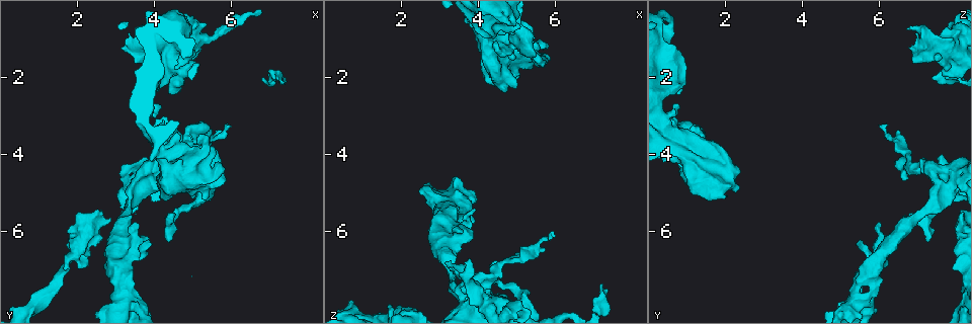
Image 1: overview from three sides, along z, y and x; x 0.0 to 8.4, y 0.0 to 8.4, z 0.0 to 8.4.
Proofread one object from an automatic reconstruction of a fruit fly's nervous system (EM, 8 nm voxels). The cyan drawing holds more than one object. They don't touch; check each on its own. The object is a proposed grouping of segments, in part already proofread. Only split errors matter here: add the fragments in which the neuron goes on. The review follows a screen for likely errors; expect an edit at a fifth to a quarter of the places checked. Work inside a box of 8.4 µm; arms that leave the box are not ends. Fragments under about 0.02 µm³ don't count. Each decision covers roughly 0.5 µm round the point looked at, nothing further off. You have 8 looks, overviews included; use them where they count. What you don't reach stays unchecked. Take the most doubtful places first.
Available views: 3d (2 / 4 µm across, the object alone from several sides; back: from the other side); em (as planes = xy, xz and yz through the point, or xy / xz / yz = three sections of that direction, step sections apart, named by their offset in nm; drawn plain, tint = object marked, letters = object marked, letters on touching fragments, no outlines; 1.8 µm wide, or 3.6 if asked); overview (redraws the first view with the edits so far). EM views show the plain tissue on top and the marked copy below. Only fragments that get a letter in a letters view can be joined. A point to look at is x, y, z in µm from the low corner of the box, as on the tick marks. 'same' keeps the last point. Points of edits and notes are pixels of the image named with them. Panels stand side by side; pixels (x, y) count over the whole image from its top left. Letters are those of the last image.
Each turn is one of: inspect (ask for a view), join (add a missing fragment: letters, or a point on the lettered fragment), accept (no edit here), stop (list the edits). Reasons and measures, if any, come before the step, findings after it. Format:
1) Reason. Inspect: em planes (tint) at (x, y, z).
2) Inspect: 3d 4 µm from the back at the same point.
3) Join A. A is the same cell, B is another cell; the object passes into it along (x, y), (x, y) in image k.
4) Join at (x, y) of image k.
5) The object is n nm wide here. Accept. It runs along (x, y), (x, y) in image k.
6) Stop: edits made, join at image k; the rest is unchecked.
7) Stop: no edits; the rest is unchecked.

Tapers out. Inspect: em planes (letters) at (5.95, 3.20, 6.15).

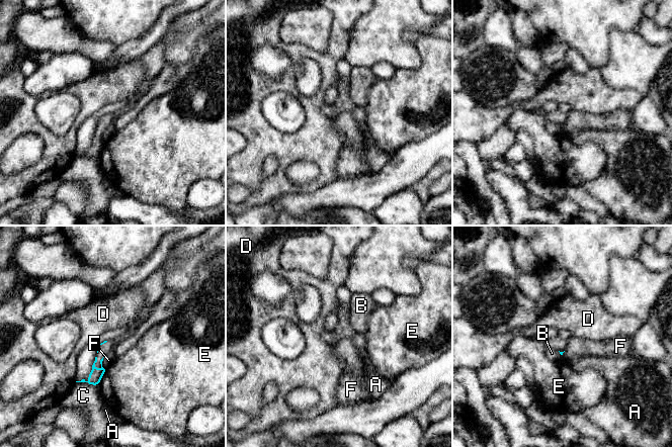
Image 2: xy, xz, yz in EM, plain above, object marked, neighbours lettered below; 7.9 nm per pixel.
Accept. A, B, C, D, E and F are other cells; none of them fits.

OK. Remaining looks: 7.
Branch stops here. Inspect: em xz step 4 (letters) at (3.80, 0.70, 6.70).

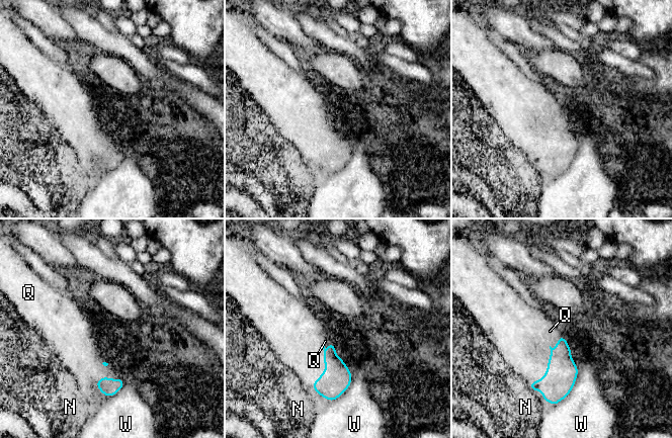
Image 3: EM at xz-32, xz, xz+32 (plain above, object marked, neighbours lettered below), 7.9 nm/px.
Inspect: em planes (letters) at the same point.

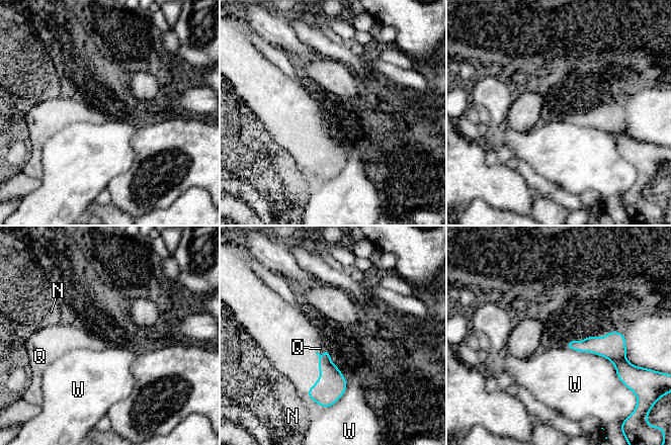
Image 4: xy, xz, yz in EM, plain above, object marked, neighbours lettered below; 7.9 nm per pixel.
The longest contact is with W, 240 nm. Join Q. Q is the same cell, N and W are other cells; it goes on there.

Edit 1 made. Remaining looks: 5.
Inspect: overview.

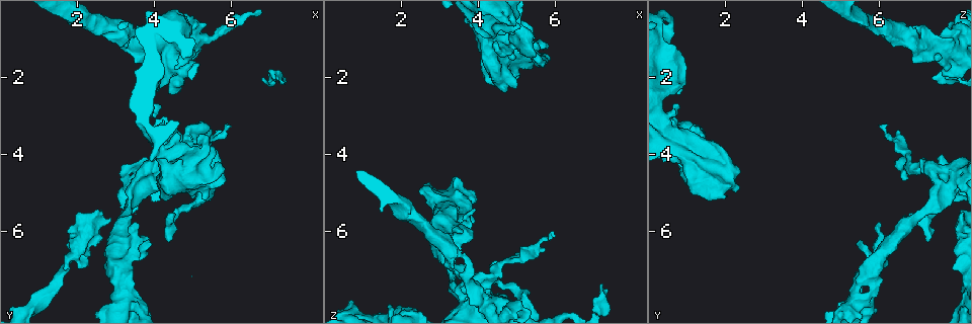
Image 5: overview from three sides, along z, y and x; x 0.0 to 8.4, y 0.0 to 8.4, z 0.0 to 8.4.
Tapers out. Inspect: 3d 4 µm at (3.85, 6.30, 5.50).

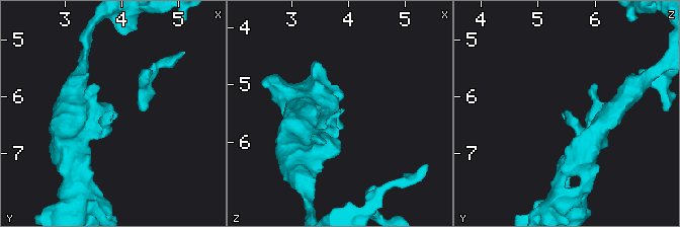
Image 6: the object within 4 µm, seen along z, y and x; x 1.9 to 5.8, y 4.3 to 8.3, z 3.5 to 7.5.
Shape alone is not enough. Inspect: em yz step 16 (letters) at (3.90, 6.40, 5.45).

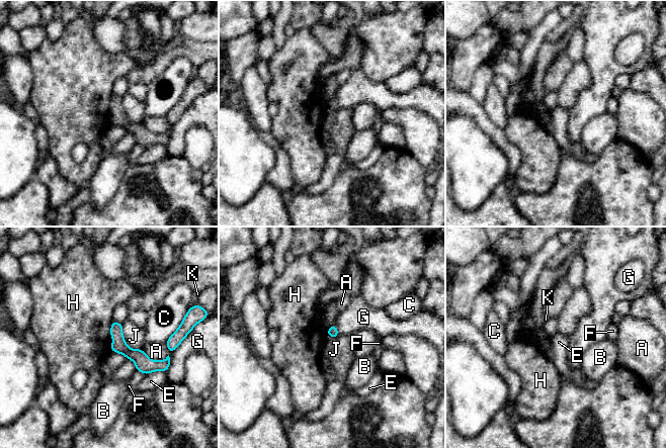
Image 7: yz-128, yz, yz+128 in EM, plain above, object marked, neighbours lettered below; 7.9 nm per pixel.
Accept. A, B, C, E, F, G, H, J and K are other cells; a border runs along (121, 324), (126, 344), (139, 349) in image 7; none of them fits.

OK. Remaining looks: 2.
Stop: edits made, join at image 4; the rest is unchecked.

